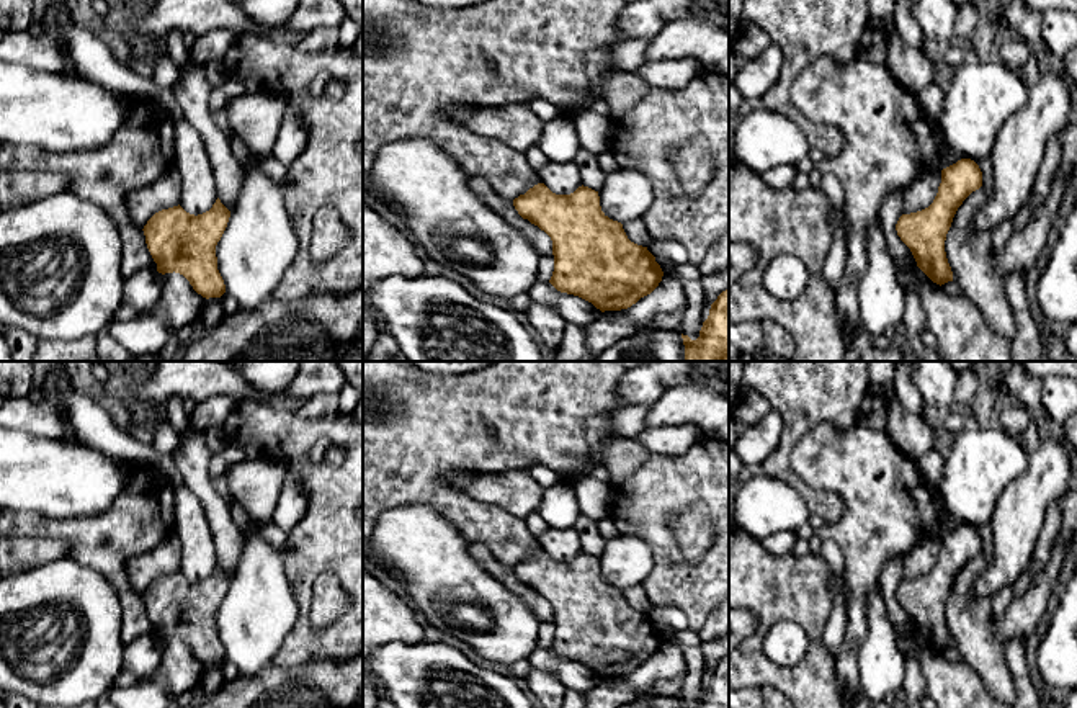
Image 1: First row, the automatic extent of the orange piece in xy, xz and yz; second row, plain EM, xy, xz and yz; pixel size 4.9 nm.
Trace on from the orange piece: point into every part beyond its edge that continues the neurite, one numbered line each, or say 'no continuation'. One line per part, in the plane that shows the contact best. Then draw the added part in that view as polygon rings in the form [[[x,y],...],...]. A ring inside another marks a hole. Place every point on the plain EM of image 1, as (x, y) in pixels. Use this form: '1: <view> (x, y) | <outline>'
no continuation

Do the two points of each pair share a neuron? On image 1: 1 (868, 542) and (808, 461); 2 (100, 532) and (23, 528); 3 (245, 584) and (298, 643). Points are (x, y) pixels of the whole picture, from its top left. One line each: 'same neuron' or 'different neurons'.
1: same neuron
2: same neuron
3: different neurons

